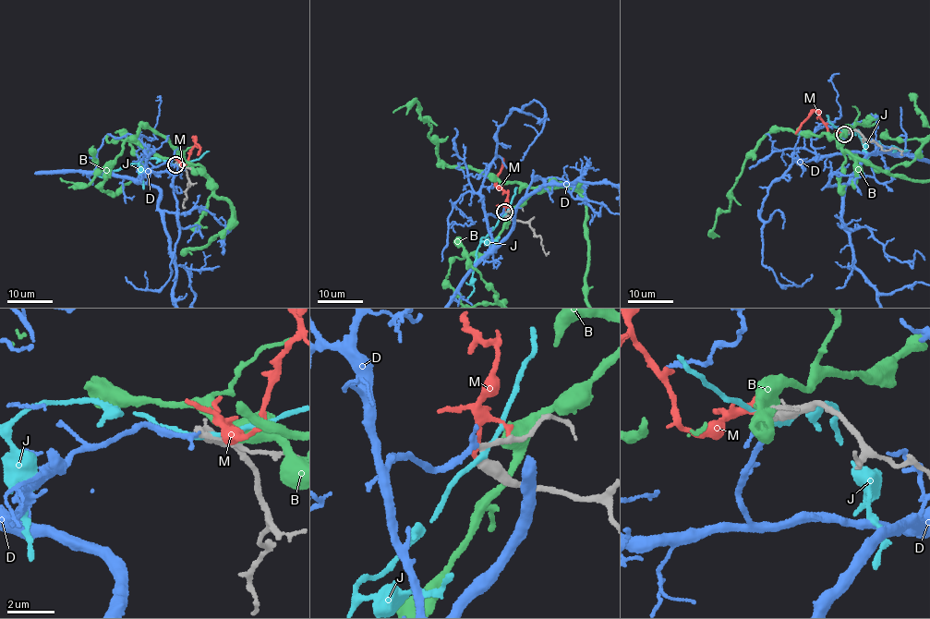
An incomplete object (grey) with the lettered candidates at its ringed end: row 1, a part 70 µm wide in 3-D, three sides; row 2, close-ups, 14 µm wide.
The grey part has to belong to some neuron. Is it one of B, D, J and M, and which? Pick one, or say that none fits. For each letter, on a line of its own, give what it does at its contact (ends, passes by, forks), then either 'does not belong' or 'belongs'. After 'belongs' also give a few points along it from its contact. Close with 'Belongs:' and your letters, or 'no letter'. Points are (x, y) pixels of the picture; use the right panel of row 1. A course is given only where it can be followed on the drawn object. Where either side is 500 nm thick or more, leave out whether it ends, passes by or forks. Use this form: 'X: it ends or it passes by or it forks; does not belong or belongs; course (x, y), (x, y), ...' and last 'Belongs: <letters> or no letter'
B: does not belong
D: it passes by; belongs
J: it passes by; does not belong
M: it ends; does not belong
Belongs: D

